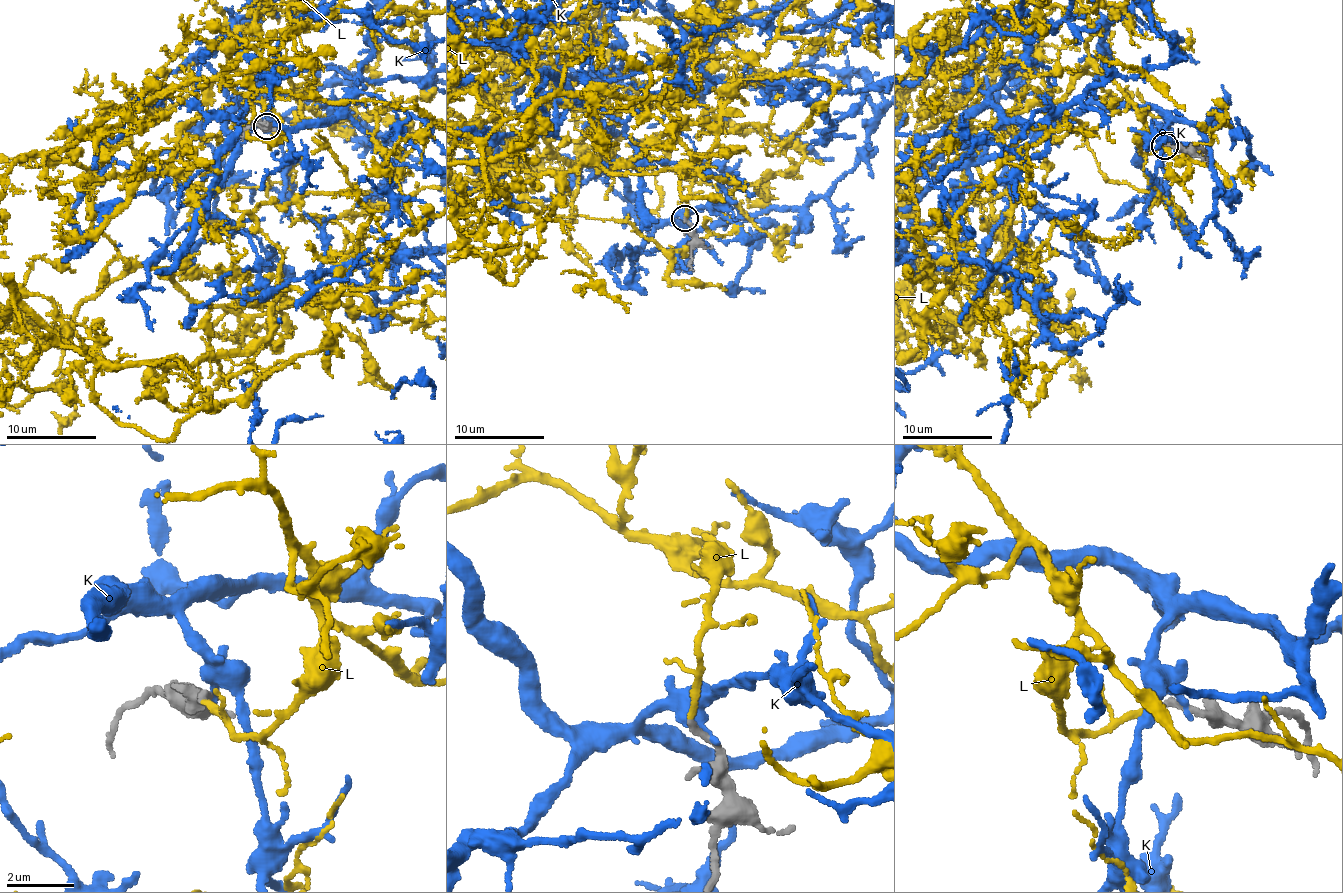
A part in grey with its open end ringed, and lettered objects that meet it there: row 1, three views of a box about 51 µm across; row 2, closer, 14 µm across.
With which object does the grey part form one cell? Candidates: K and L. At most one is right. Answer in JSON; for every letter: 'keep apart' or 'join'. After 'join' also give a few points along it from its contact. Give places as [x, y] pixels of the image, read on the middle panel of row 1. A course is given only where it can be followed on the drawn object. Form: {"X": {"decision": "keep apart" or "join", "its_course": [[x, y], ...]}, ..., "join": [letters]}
{"K": {"decision": "keep apart"}, "L": {"decision": "join"}, "join": ["L"]}

